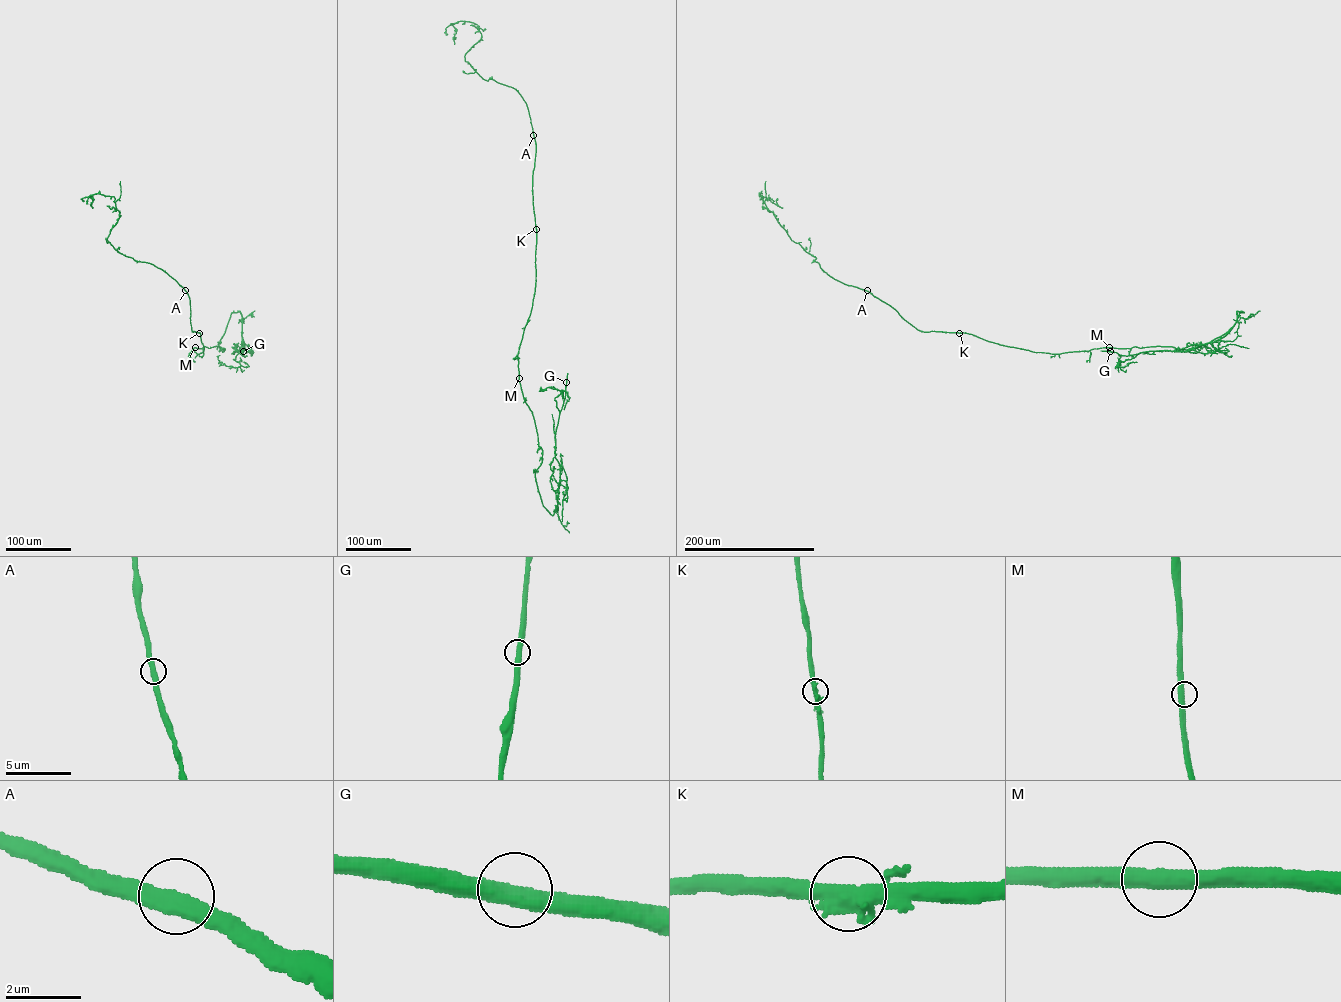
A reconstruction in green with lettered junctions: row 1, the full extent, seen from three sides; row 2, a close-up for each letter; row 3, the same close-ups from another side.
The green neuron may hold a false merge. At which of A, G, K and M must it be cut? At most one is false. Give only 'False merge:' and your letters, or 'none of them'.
False merge: none of them

